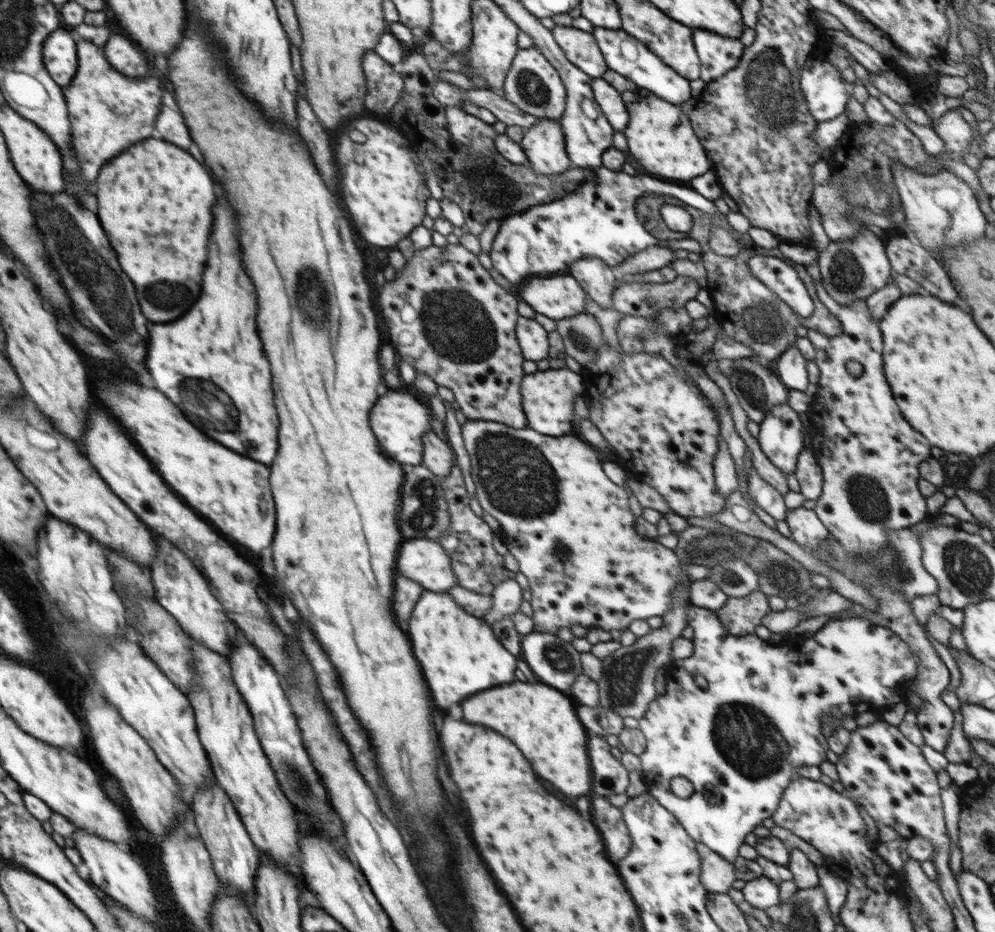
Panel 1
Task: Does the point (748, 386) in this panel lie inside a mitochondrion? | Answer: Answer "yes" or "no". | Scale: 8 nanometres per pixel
yes

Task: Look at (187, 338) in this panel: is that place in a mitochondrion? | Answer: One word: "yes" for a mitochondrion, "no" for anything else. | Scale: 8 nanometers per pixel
no

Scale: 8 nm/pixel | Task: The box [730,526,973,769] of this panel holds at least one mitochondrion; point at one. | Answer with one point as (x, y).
(775, 569)

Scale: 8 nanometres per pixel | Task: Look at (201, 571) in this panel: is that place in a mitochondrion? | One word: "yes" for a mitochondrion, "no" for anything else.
no

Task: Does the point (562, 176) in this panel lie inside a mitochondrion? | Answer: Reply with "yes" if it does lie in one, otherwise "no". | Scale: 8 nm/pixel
no

